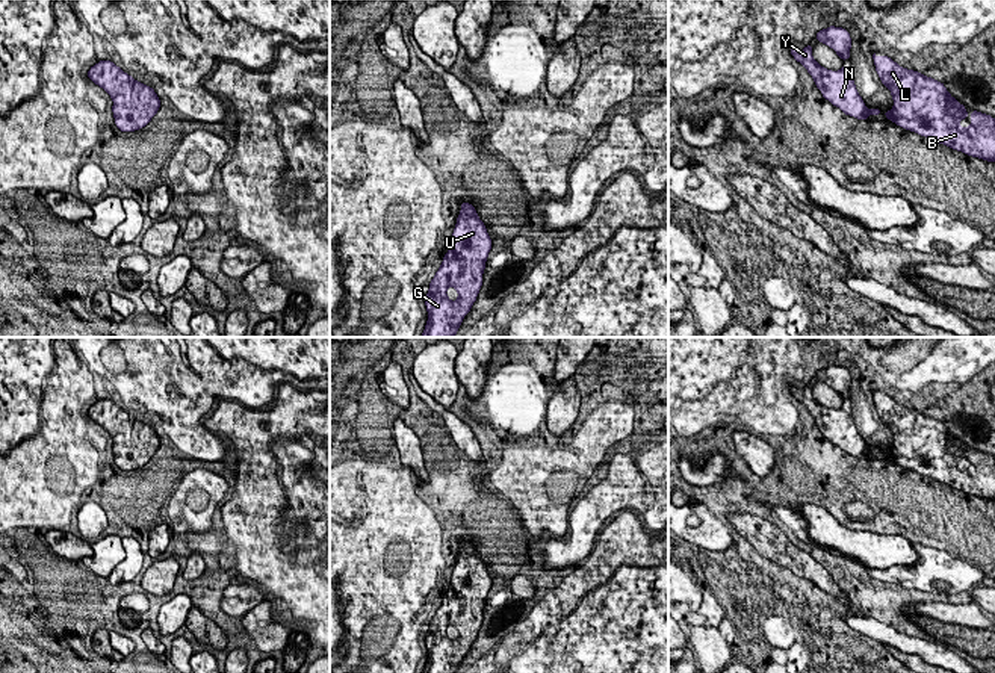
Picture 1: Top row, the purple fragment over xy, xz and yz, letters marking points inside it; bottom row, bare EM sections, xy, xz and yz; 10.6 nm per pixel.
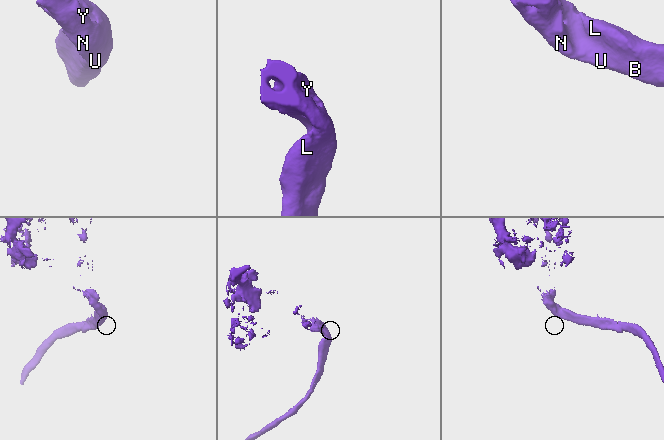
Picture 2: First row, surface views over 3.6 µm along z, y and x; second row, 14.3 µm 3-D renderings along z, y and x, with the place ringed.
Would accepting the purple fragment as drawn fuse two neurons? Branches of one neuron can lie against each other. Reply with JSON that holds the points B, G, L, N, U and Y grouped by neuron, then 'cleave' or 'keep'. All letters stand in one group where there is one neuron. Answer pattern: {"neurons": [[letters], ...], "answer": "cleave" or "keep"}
{"neurons": [["B", "G", "L", "N", "U", "Y"]], "answer": "keep"}

